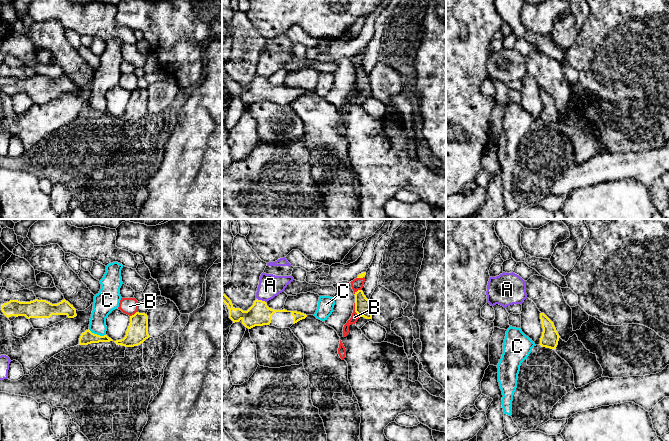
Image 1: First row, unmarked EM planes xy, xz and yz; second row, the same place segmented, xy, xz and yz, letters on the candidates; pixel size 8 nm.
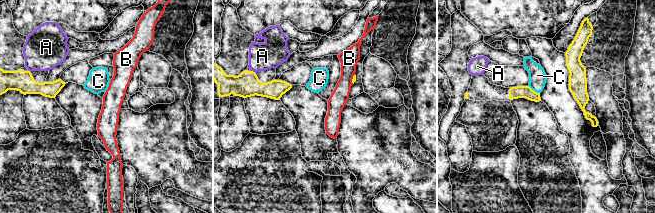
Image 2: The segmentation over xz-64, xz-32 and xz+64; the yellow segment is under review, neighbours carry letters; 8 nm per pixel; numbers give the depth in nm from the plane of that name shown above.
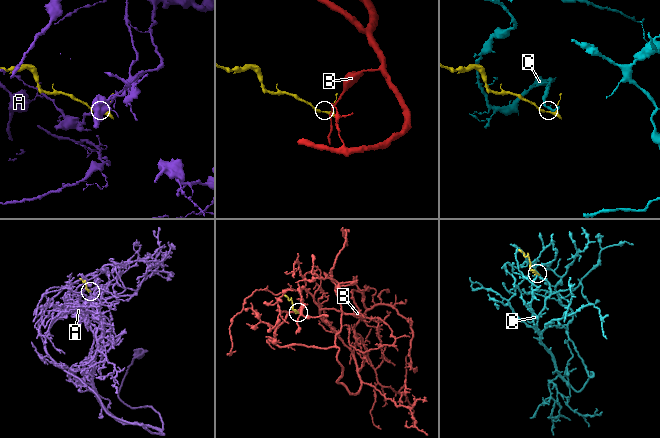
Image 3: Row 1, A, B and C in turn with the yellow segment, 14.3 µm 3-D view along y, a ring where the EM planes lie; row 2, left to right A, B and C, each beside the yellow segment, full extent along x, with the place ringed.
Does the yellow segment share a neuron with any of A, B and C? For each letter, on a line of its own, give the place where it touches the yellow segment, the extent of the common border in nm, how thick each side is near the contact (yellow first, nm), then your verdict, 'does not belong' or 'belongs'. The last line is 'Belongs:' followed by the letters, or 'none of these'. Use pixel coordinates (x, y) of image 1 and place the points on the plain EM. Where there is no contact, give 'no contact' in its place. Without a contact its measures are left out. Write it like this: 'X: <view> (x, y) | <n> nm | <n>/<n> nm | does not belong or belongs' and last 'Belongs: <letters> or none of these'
A: xz (261, 76) | 80 nm | 190/180 nm | does not belong
B: xz (355, 86) | 130 nm | 130/60 nm | does not belong
C: xy (96, 110) | 150 nm | 100/170 nm | does not belong
Belongs: none of these

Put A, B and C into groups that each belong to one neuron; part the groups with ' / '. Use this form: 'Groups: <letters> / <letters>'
Groups: A / B / C

